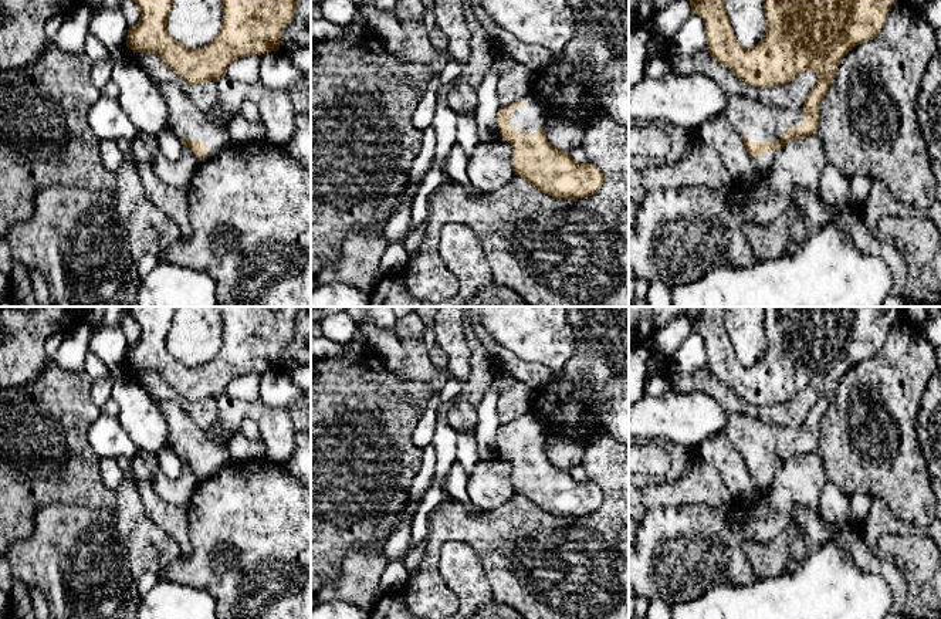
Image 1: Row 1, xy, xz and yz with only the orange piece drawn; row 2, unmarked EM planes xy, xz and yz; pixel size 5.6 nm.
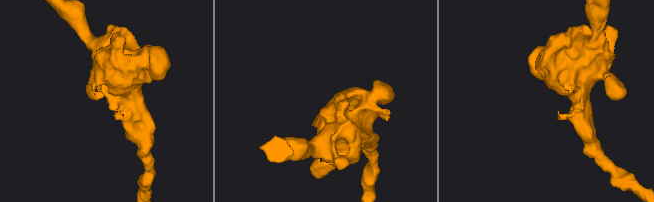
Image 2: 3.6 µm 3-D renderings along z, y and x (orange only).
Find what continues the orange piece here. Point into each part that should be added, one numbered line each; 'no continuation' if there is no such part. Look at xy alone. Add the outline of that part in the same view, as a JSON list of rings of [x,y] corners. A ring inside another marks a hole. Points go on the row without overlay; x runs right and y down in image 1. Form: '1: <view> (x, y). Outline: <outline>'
1: xy (185, 436). Outline: [[[158,402],[158,406],[167,423],[166,446],[179,459],[200,459],[206,463],[207,474],[197,476],[203,481],[217,474],[231,461],[227,444],[213,440],[177,403]]]

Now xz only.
1: xz (532, 435). Outline: [[[529,412],[518,417],[524,422],[522,426],[515,426],[511,430],[510,439],[515,449],[525,446],[525,454],[531,454],[538,447],[546,449],[548,433],[542,422]]]

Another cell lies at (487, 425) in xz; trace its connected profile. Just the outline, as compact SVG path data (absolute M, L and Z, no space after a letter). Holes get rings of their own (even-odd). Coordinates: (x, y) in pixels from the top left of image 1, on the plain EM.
M494 382L477 407L477 426L473 434L477 440L480 463L497 459L497 430L501 426L497 412L498 389Z

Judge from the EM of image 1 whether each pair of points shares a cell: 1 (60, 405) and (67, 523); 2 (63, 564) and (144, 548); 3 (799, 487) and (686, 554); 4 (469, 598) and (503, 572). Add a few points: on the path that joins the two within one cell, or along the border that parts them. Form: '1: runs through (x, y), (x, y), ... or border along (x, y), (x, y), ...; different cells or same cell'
1: border along (98, 510), (48, 503), (34, 516); different cells
2: runs through (83, 561), (90, 561), (111, 548), (124, 548); same cell
3: runs through (771, 510), (743, 531), (728, 531), (714, 543); same cell
4: border along (474, 552), (491, 588), (493, 598); different cells

